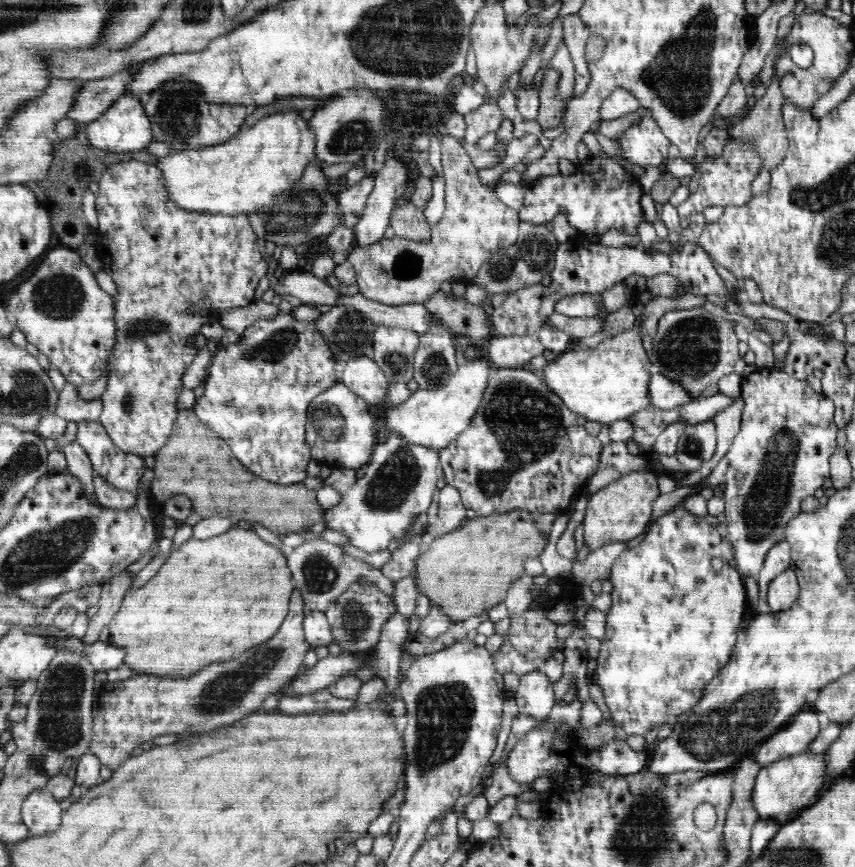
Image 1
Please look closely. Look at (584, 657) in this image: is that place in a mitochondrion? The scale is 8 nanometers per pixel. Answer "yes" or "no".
no

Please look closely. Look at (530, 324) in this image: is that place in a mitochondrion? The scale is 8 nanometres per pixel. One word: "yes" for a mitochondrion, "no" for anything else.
no

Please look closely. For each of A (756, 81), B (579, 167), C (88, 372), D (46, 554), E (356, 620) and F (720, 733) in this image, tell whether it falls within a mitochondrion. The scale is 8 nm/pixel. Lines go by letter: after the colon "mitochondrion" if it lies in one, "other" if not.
A: other
B: other
C: other
D: mitochondrion
E: mitochondrion
F: mitochondrion

